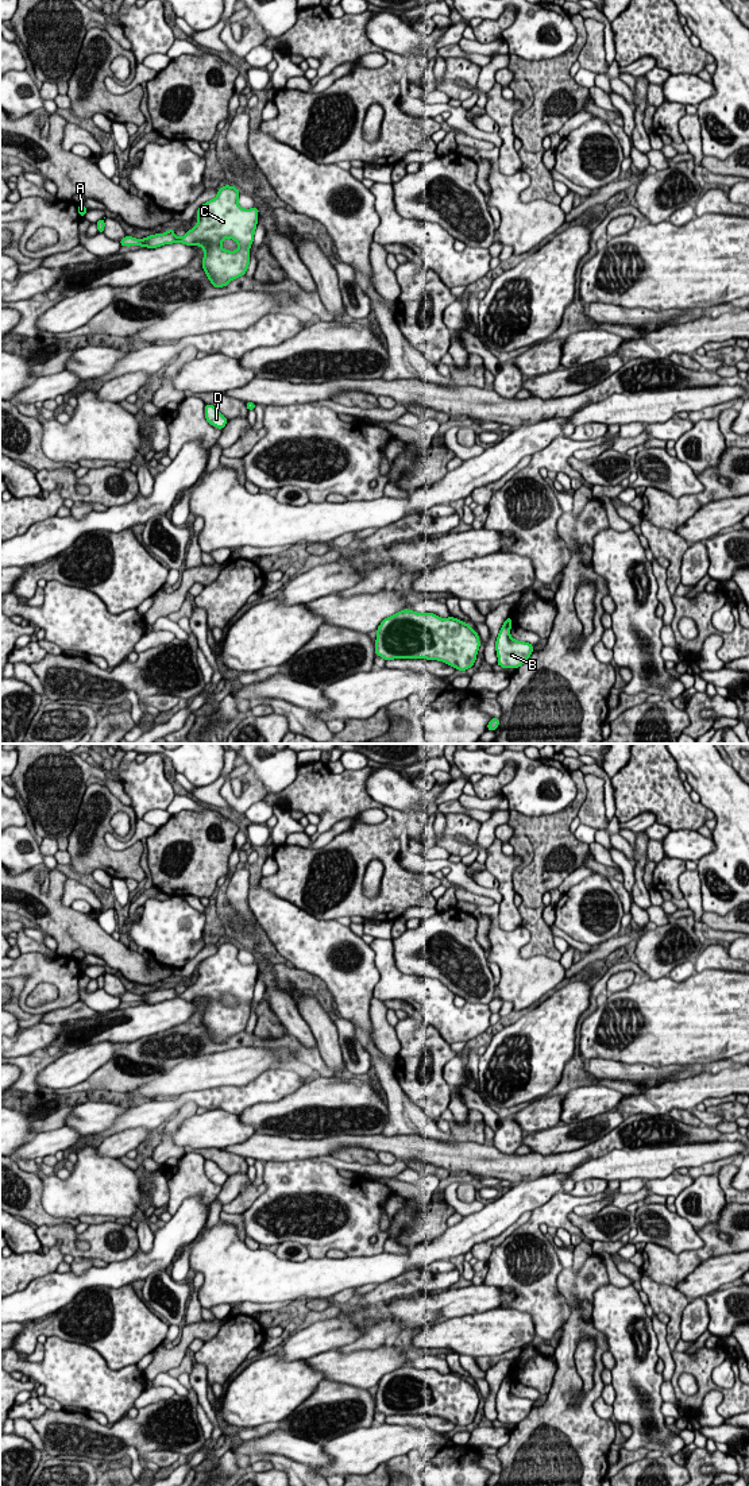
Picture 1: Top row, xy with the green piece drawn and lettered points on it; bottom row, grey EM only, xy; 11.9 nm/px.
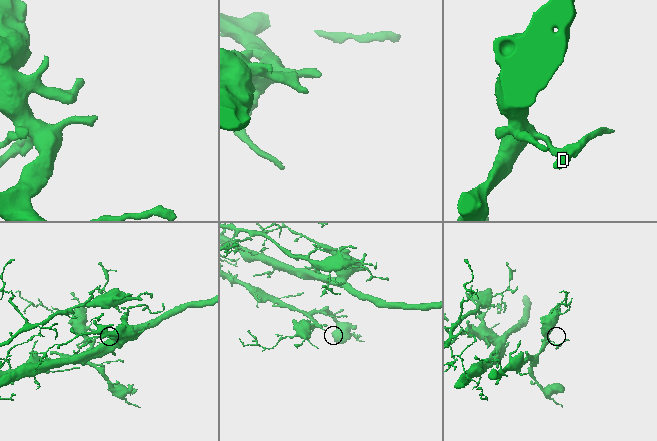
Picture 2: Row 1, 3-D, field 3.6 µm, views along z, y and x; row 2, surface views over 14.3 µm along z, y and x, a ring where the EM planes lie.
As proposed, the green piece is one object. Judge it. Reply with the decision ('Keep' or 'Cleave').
Keep

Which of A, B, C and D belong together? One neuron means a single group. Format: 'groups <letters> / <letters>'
groups A B C D

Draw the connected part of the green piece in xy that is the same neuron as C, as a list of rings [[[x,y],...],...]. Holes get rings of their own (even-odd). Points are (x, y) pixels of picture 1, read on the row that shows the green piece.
[[[225,185],[219,189],[217,196],[206,201],[197,211],[198,221],[194,228],[186,232],[185,236],[177,238],[173,228],[165,233],[157,233],[147,236],[142,240],[126,236],[120,240],[120,246],[142,246],[148,248],[161,247],[163,244],[171,244],[175,242],[186,246],[201,246],[204,250],[202,269],[215,287],[227,286],[232,279],[236,279],[246,274],[250,263],[250,247],[254,240],[254,233],[258,223],[259,208],[243,209],[238,204],[239,189]],[[225,238],[231,238],[239,244],[236,251],[228,251],[221,247],[221,242]]]

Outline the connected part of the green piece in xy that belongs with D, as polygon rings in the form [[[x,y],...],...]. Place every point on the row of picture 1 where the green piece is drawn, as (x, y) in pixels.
[[[205,405],[204,412],[206,421],[219,429],[223,429],[228,422],[228,420],[213,405]]]

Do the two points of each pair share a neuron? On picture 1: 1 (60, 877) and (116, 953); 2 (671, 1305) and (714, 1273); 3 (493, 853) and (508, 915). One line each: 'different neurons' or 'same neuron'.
1: same neuron
2: different neurons
3: same neuron

